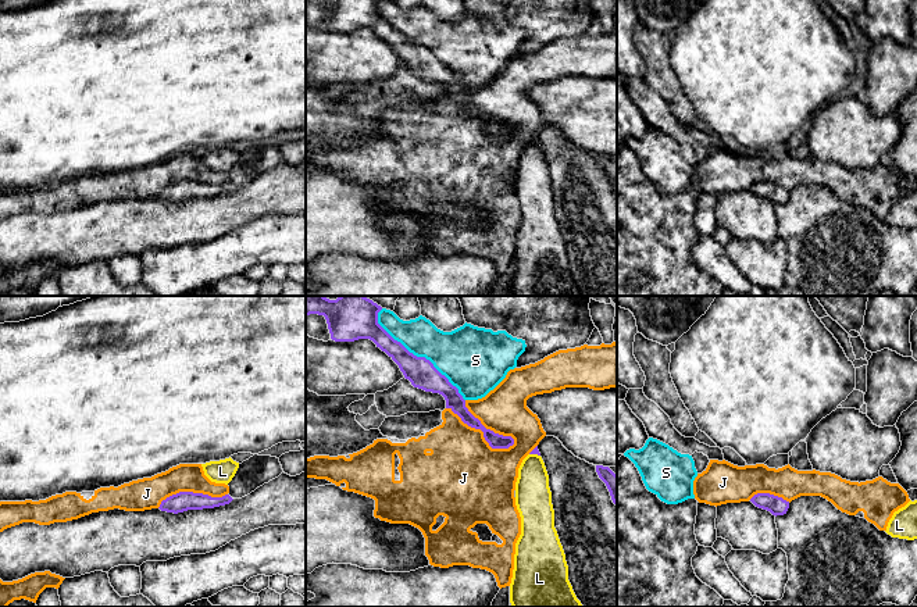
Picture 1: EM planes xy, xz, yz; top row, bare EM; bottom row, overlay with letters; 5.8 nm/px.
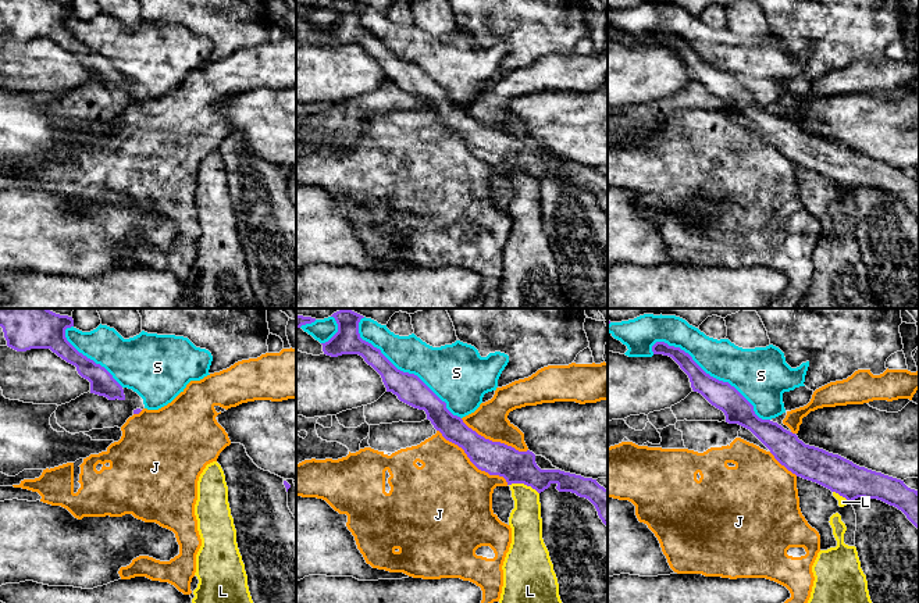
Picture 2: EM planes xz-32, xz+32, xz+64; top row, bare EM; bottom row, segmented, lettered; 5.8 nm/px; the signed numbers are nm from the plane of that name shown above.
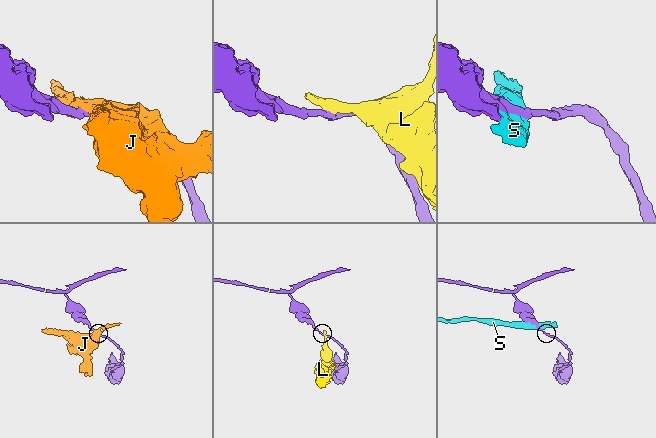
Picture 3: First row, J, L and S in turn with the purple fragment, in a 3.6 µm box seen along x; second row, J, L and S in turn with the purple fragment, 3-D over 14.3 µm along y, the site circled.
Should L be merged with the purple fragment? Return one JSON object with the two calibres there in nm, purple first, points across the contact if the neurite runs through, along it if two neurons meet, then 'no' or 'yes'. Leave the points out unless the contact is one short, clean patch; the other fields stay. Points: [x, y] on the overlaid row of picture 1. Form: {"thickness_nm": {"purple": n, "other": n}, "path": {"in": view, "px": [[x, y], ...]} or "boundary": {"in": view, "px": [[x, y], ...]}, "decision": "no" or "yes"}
{"thickness_nm": {"purple": 40, "other": 200}, "boundary": {"in": "xz", "px": [[530, 453], [539, 456]]}, "decision": "no"}

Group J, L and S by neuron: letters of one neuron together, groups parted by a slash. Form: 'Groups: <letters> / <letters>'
Groups: J / L / S

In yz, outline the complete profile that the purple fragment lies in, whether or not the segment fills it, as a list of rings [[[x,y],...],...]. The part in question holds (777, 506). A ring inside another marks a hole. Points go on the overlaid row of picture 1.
[[[757,493],[750,501],[763,510],[770,511],[773,515],[784,515],[789,508],[789,501],[770,493]]]

